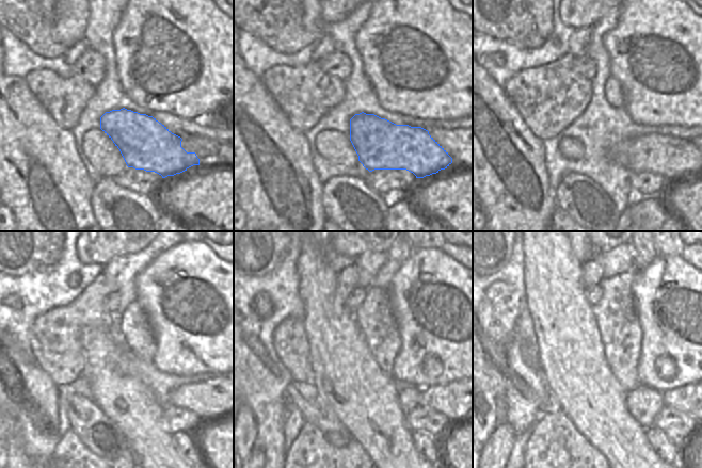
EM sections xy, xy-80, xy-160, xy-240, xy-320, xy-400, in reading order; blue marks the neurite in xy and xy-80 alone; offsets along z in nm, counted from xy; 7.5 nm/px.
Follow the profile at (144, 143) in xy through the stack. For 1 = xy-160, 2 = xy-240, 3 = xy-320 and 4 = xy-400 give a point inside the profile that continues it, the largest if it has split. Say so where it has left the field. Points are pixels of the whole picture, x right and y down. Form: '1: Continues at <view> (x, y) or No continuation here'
1: Continues at xy-160 (670, 157)
2: Continues at xy-240 (209, 399)
3: Continues at xy-320 (450, 400)
4: Continues at xy-400 (689, 399).

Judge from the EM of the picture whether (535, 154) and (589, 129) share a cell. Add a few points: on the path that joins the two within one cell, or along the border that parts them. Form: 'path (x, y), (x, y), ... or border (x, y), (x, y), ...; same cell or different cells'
border (543, 142), (543, 161), (548, 174); different cells

